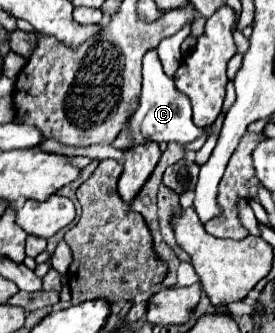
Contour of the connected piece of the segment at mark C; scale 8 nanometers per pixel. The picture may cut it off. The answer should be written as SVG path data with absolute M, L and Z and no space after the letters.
M148 50L144 56L144 82L142 82L142 94L140 94L140 106L130 118L130 124L120 132L120 136L112 142L114 148L126 150L138 142L154 140L154 142L178 142L188 144L194 142L204 134L204 128L198 128L192 122L192 108L188 102L188 96L184 96L174 80L164 74L160 58L156 50Z

